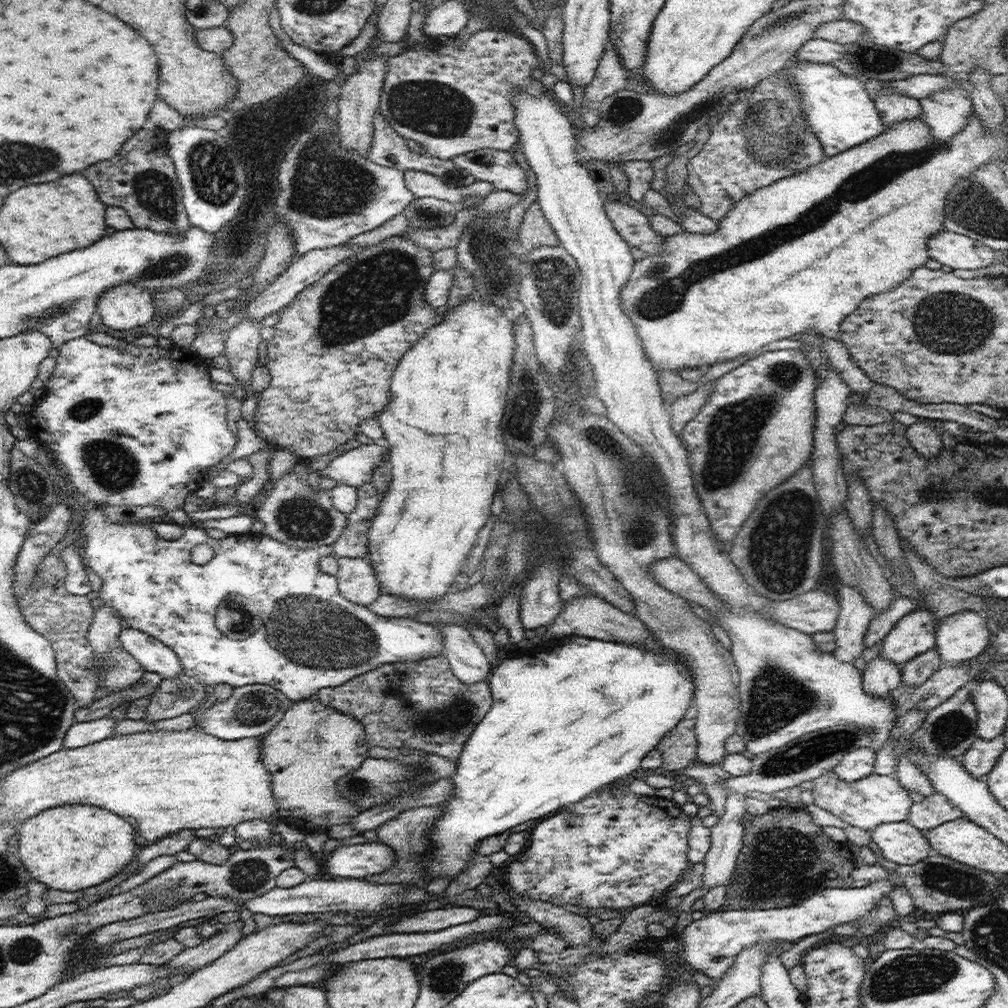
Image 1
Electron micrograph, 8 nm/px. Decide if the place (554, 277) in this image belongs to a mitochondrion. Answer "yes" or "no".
yes

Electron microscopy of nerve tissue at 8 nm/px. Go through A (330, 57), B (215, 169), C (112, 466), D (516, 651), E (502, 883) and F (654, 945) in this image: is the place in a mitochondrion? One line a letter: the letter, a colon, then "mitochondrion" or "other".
A: other
B: mitochondrion
C: mitochondrion
D: other
E: other
F: other

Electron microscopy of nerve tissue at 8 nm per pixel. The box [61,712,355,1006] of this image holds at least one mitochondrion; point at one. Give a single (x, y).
(247, 876)

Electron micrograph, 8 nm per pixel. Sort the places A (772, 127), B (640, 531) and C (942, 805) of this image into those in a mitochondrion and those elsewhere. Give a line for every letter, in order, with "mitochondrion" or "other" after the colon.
A: mitochondrion
B: mitochondrion
C: other

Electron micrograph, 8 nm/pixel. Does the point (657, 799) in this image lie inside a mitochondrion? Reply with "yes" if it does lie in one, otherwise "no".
no

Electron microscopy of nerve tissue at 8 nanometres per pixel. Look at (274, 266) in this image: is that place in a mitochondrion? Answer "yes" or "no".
no

